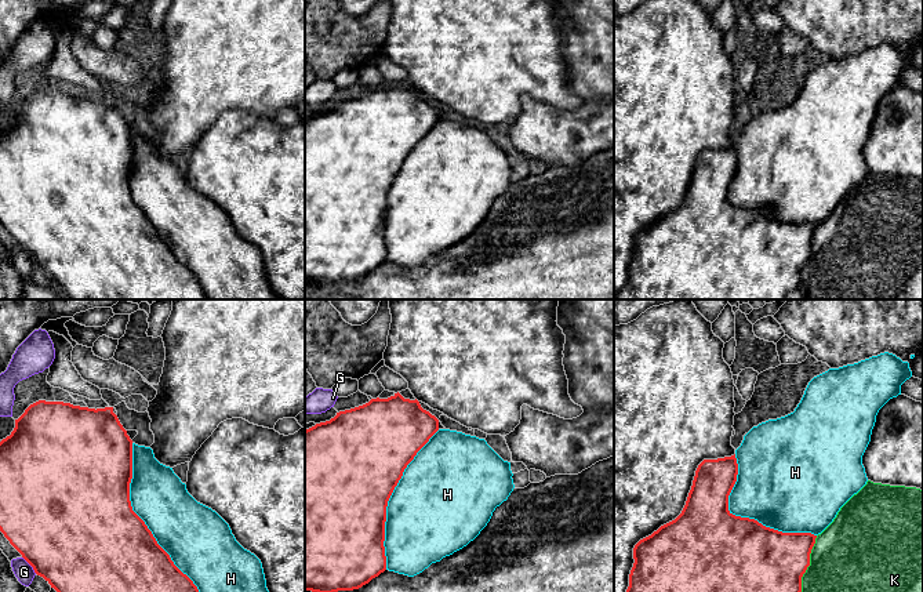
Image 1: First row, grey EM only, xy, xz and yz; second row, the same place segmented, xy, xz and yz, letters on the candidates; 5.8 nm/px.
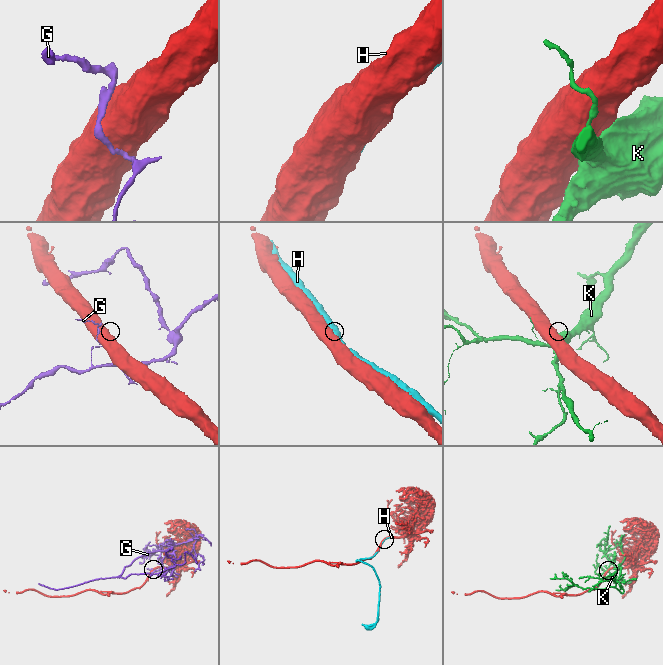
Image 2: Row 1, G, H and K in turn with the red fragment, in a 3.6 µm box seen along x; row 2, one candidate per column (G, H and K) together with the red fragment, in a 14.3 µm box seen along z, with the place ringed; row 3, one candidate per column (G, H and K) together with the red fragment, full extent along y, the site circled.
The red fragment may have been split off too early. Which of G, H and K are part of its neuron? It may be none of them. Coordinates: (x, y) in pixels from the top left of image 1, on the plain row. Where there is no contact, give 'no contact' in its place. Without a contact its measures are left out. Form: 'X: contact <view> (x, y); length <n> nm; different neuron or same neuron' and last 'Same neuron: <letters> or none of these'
G: contact xy (29, 254); length 130 nm; different neuron
H: contact xy (146, 217); length 1050 nm; same neuron
K: contact yz (809, 255); length 360 nm; different neuron
Same neuron: H

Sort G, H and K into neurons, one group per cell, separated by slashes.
G / H / K

